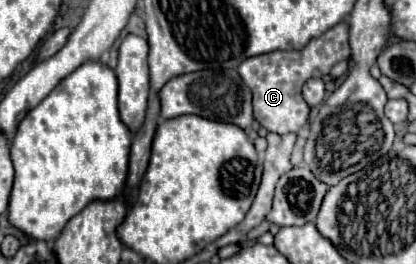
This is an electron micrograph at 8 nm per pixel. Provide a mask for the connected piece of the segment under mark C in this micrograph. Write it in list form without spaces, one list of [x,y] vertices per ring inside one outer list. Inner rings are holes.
[[[341,22],[341,24],[333,26],[327,34],[323,34],[319,38],[313,38],[303,50],[291,50],[291,52],[275,50],[275,52],[269,52],[269,54],[247,58],[239,66],[239,74],[241,74],[243,82],[253,92],[255,118],[267,132],[289,134],[289,132],[299,132],[301,130],[301,126],[309,118],[309,106],[301,96],[301,86],[309,78],[329,74],[331,66],[337,64],[337,62],[325,62],[325,58],[347,60],[351,56],[349,46],[347,46],[347,32],[349,32],[349,26]],[[325,42],[327,42],[327,50],[325,50]]]

